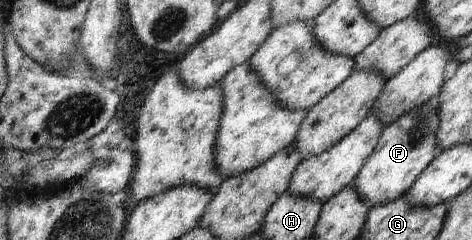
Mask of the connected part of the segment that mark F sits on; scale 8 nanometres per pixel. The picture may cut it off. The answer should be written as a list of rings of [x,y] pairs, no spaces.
[[[425,105],[414,108],[384,127],[373,154],[365,161],[365,166],[351,184],[360,199],[370,206],[375,206],[386,205],[403,197],[438,153],[438,124],[437,110],[429,109],[428,105]]]

